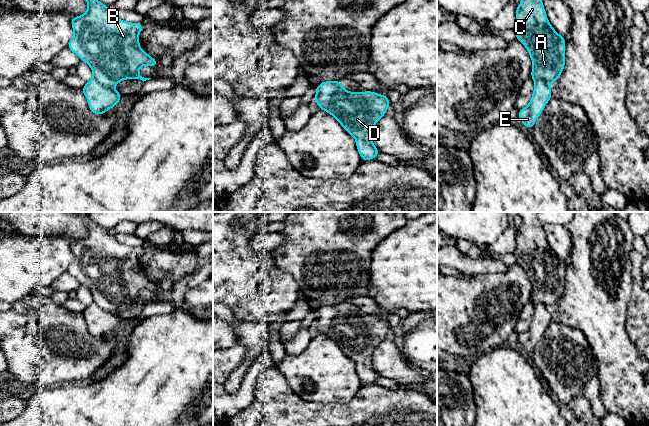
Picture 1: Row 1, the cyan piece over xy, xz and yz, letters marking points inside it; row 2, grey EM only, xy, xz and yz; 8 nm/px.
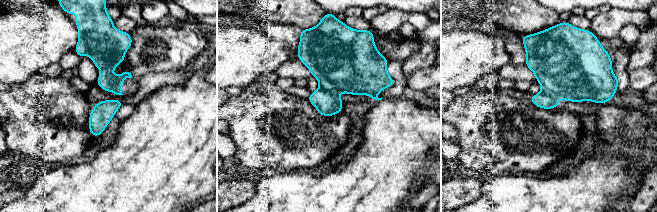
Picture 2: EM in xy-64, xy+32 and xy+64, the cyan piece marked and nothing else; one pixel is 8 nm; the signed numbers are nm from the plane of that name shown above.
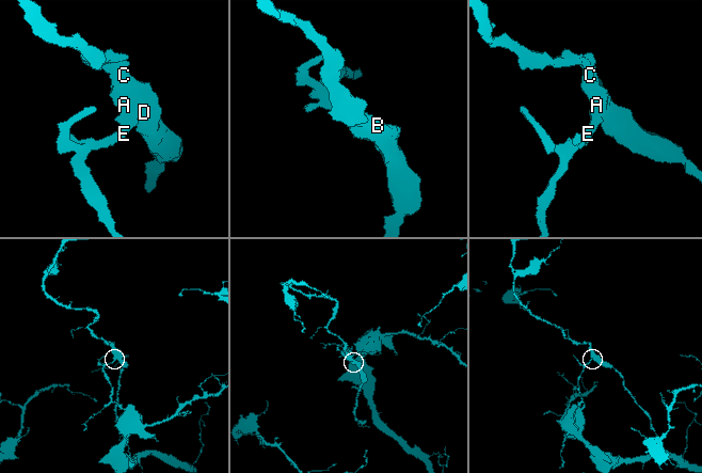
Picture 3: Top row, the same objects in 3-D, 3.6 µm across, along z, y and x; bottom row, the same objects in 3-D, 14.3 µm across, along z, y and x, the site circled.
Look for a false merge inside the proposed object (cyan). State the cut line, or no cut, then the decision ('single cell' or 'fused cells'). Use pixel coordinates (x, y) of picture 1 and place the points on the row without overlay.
cut in xy along (93, 301), (101, 308), (111, 312); fused cells

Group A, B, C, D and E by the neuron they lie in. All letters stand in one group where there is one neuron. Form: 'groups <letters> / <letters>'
groups A B C D / E

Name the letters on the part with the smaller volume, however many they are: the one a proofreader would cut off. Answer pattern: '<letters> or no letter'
A, B, C, D

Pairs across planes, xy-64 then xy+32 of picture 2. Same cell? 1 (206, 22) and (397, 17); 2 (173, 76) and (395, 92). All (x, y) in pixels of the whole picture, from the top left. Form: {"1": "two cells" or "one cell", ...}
{"1": "one cell", "2": "two cells"}

